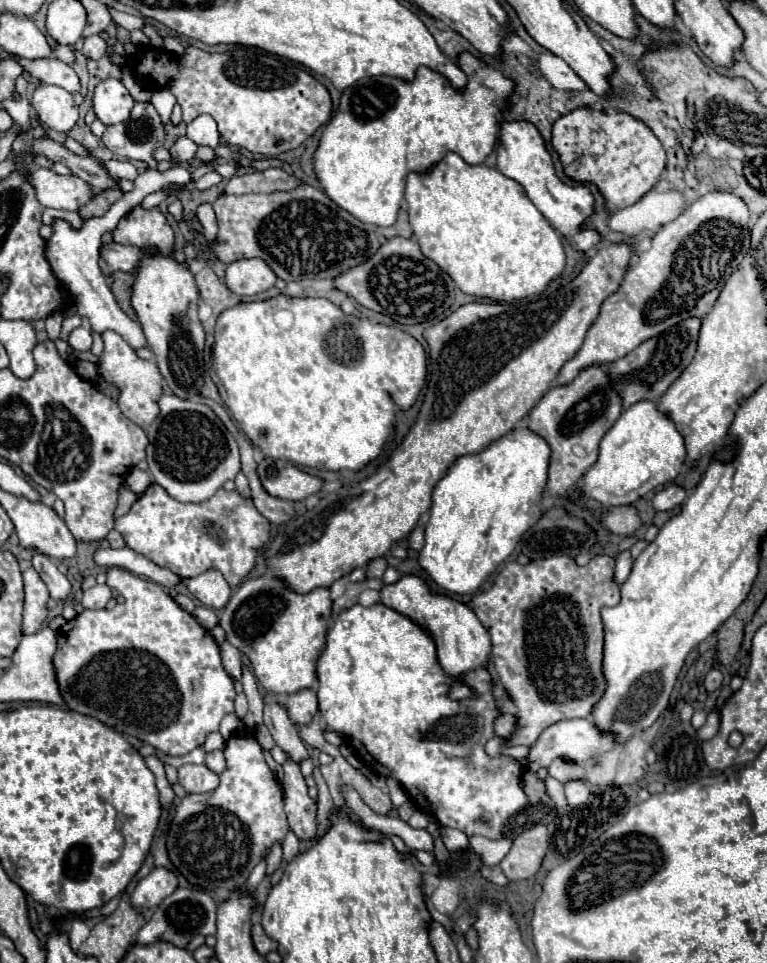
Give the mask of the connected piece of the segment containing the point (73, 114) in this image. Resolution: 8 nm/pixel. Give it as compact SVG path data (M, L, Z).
M40 84L34 90L32 106L46 128L56 132L70 132L78 122L78 106L70 92L60 86Z

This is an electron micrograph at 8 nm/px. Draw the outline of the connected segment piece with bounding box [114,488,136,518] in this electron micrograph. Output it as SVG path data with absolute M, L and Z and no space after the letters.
M122 488L122 490L118 492L118 508L116 508L116 512L114 512L114 518L124 516L134 502L136 502L136 494L130 492L130 490L126 490L126 488Z

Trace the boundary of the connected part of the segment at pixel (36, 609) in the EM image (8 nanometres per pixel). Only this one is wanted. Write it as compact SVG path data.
M28 568L24 572L24 592L26 592L26 602L24 602L22 630L24 634L32 634L32 632L38 632L46 622L48 618L46 600L50 598L46 584L42 582L42 578L34 568Z

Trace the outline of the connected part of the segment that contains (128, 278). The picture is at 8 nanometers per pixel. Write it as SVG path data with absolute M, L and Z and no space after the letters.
M116 272L116 274L114 274L112 292L114 292L114 296L116 296L118 306L120 306L128 316L132 316L132 320L136 320L136 312L134 312L134 308L132 308L132 304L130 304L132 284L134 284L134 274L122 274L122 272Z

